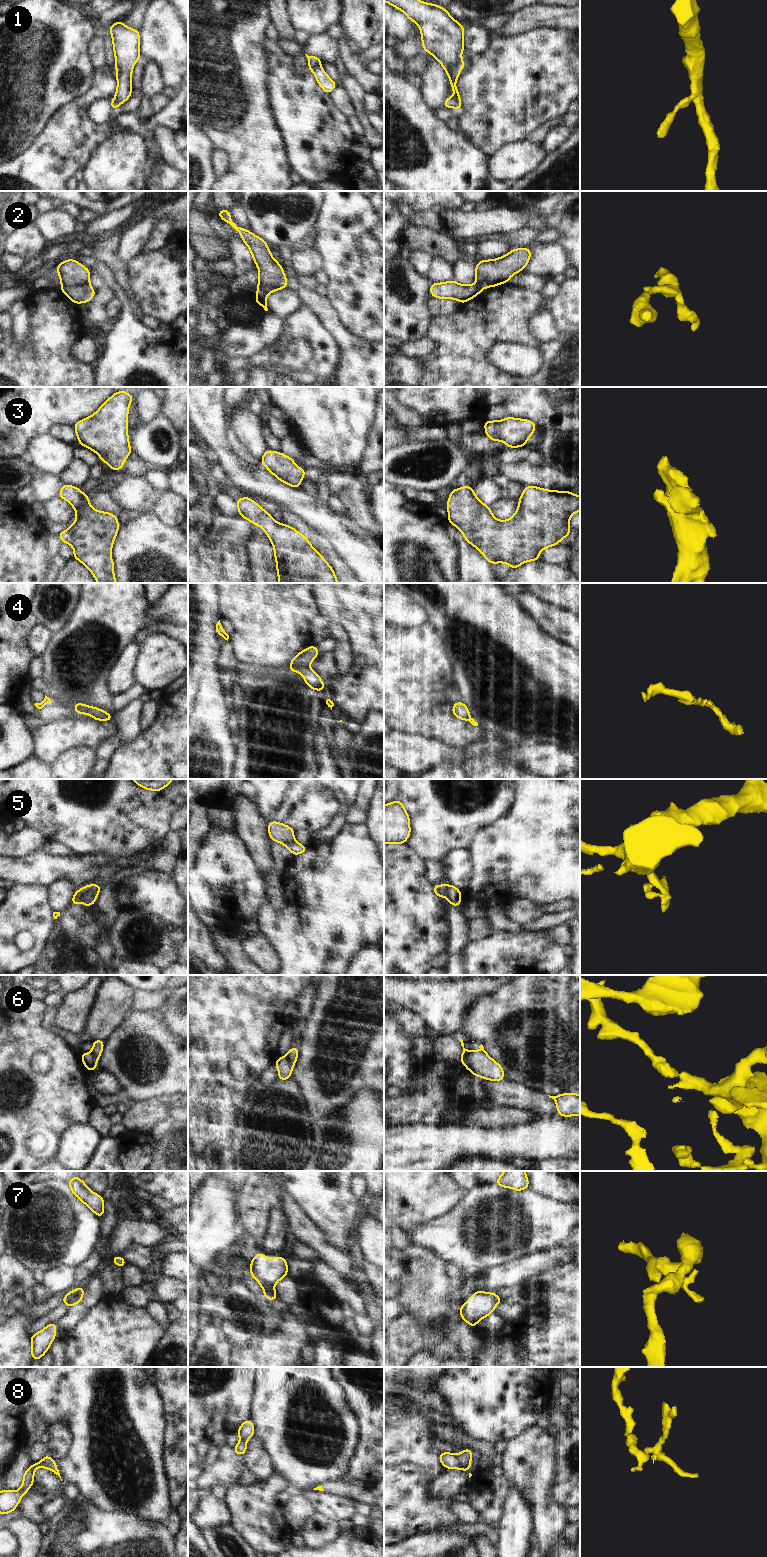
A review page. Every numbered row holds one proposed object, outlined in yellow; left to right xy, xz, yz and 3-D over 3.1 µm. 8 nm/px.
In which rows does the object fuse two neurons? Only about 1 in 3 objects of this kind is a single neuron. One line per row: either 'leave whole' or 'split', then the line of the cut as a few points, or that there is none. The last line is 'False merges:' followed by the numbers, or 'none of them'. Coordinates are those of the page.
1: split; cut xz (319, 64), (311, 70)
2: split; cut xy (89, 282), (78, 286), (62, 286)
3: leave whole; cut none
4: split; cut xz (290, 665), (307, 667)
5: split; cut xy (98, 885), (95, 893), (85, 893), (80, 900)
6: split; cut yz (474, 1052), (467, 1056), (463, 1064)
7: split; cut xz (257, 1280), (273, 1284)
8: split; cut yz (456, 1455), (457, 1468)
False merges: 1, 2, 4, 5, 6, 7, 8

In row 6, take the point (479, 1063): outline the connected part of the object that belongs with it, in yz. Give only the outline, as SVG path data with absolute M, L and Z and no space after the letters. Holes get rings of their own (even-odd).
M475 1051L468 1055L464 1065L475 1077L482 1077L491 1081L504 1081L502 1066L485 1051Z

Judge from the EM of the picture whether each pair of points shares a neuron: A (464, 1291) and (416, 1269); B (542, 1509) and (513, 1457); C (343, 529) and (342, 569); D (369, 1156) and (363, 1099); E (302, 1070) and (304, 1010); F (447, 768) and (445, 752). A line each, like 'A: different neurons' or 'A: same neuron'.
A: different neurons
B: same neuron
C: different neurons
D: same neuron
E: different neurons
F: different neurons

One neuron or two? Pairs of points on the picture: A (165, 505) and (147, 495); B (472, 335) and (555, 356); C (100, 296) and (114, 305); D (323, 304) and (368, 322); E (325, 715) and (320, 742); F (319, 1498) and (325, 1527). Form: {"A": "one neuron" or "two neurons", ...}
{"A": "two neurons", "B": "one neuron", "C": "two neurons", "D": "two neurons", "E": "two neurons", "F": "two neurons"}

